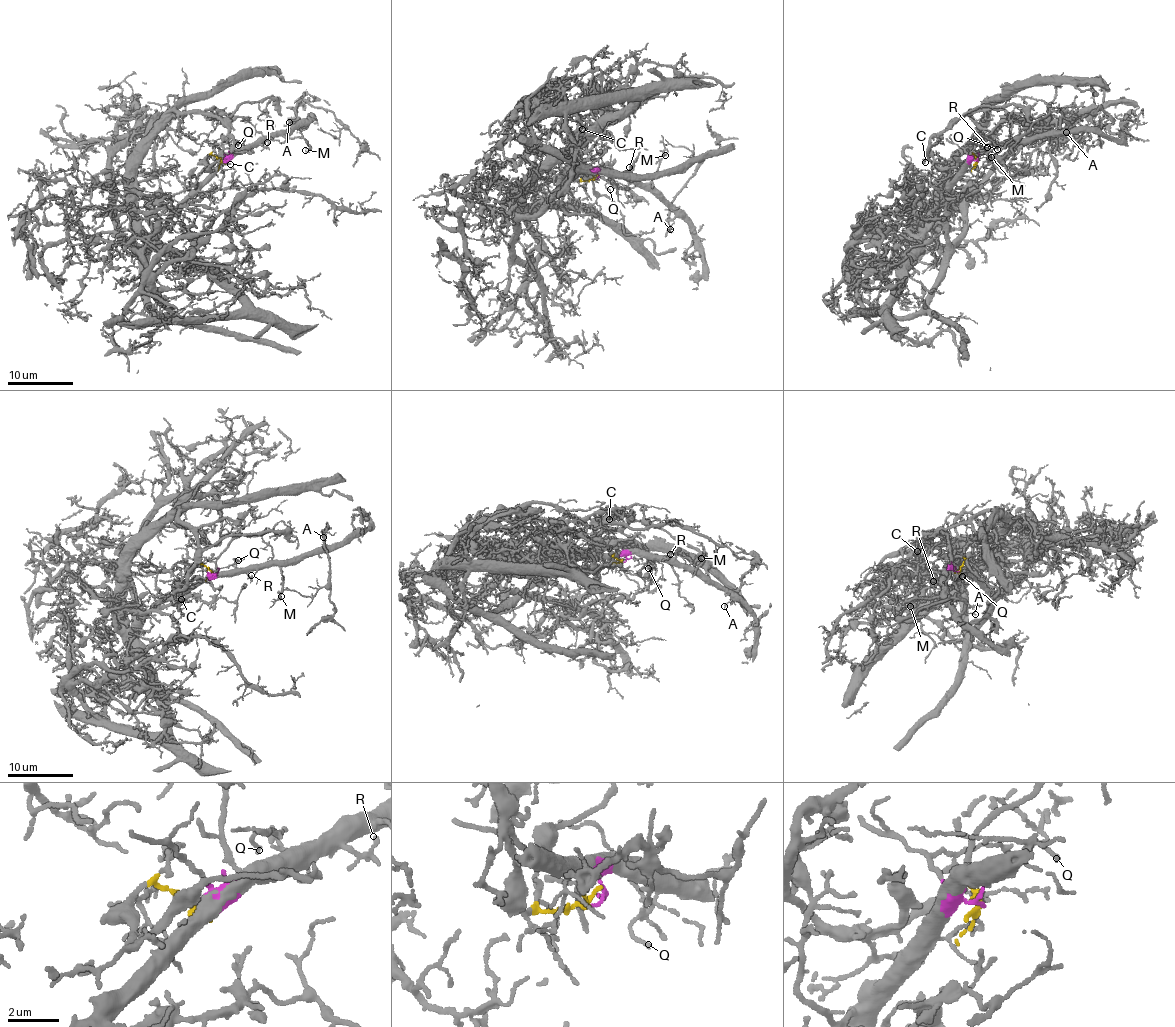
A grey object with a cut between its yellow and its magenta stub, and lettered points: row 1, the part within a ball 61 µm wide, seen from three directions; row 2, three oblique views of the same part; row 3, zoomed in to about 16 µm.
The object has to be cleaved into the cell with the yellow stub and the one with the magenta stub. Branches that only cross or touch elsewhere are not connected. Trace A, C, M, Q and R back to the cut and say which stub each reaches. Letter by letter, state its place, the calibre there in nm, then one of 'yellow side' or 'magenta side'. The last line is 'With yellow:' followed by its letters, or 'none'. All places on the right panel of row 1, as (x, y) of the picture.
A: (1066, 132) | 110 nm | magenta side
C: (925, 162) | 160 nm | yellow side
M: (991, 157) | 100 nm | magenta side
Q: (997, 149) | 150 nm | magenta side
R: (987, 147) | 160 nm | magenta side
With yellow: C

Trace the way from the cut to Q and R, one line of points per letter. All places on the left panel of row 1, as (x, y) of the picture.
Q: (222, 160), (242, 154), (245, 146), (238, 141), (238, 146)
R: (222, 160), (260, 145), (266, 146), (268, 141)

